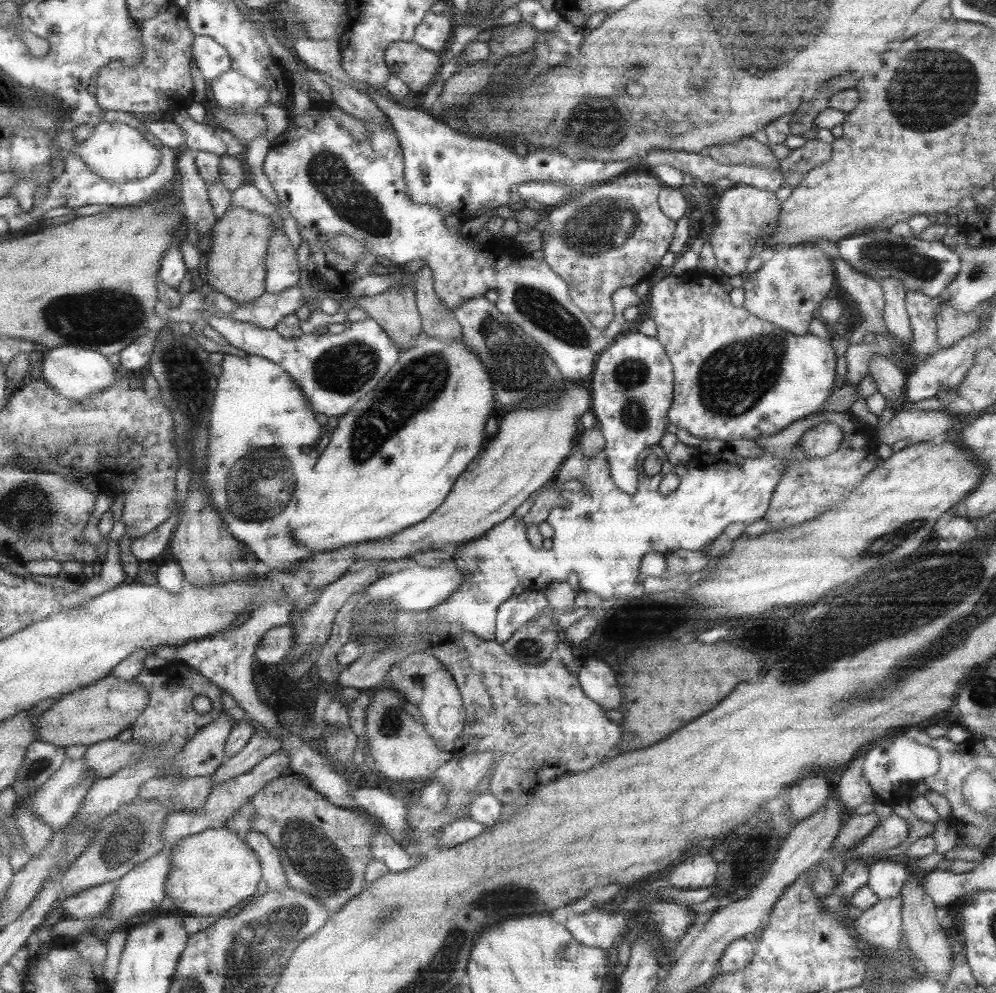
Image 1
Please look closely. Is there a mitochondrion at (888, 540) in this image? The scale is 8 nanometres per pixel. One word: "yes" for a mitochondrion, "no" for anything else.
yes

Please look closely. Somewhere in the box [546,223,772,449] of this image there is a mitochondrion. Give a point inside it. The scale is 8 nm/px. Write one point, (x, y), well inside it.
(631, 374)

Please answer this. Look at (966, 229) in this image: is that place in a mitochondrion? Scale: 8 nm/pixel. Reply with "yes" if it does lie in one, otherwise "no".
no

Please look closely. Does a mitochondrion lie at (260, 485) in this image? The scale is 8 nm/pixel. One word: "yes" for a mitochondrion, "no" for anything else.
yes

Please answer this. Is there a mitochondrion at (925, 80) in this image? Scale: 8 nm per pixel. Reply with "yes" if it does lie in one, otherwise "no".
yes

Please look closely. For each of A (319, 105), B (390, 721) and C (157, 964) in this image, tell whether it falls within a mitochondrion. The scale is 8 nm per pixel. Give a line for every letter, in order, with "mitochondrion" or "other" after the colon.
A: other
B: mitochondrion
C: other

